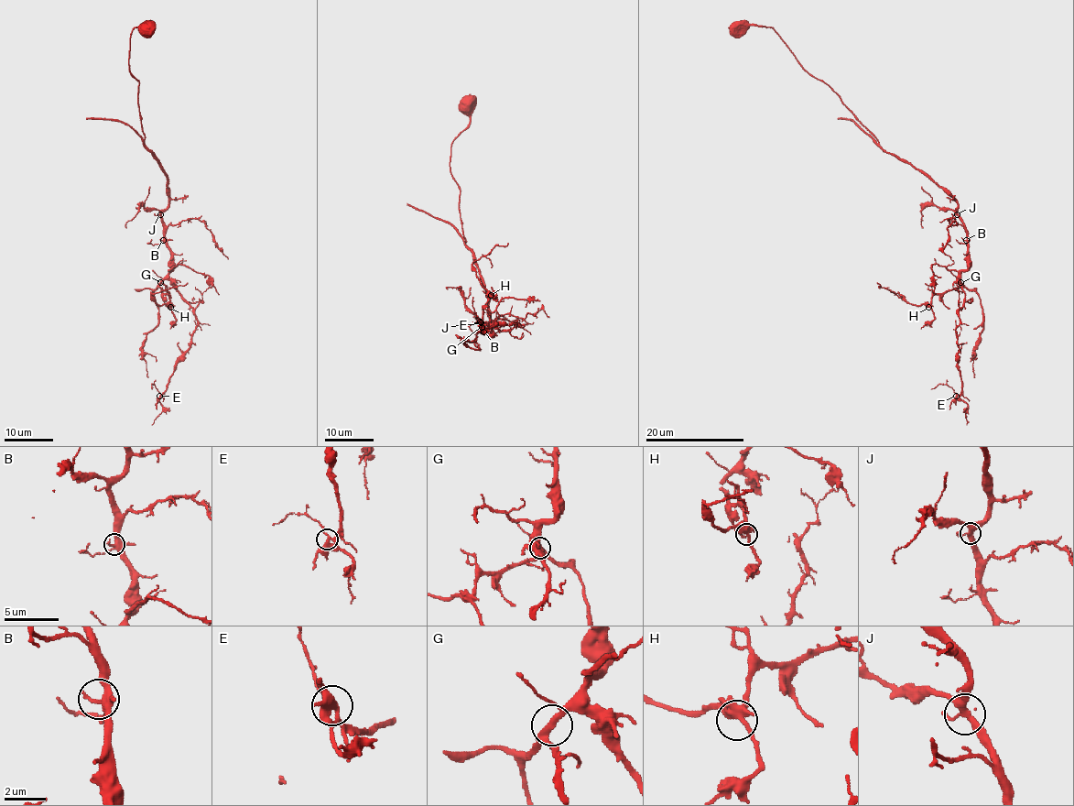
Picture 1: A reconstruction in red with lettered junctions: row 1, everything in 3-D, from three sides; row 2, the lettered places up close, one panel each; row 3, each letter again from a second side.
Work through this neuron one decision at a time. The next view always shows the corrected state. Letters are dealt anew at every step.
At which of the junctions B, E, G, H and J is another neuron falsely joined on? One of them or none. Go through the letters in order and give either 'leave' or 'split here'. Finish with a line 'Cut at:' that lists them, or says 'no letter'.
B: leave
E: leave
G: leave
H: leave
J: leave
Cut at: no letter

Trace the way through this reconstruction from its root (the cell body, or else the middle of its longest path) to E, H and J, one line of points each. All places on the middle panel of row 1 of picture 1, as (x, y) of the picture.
E: (467, 106), (469, 125), (452, 143), (450, 172), (487, 296), (482, 327), (518, 325), (480, 321)
H: (467, 106), (469, 125), (452, 143), (450, 172), (487, 296), (485, 332), (493, 332), (480, 328), (491, 295)
J: (467, 106), (469, 125), (452, 143), (450, 172), (460, 190), (465, 245), (487, 296), (490, 321), (482, 323)

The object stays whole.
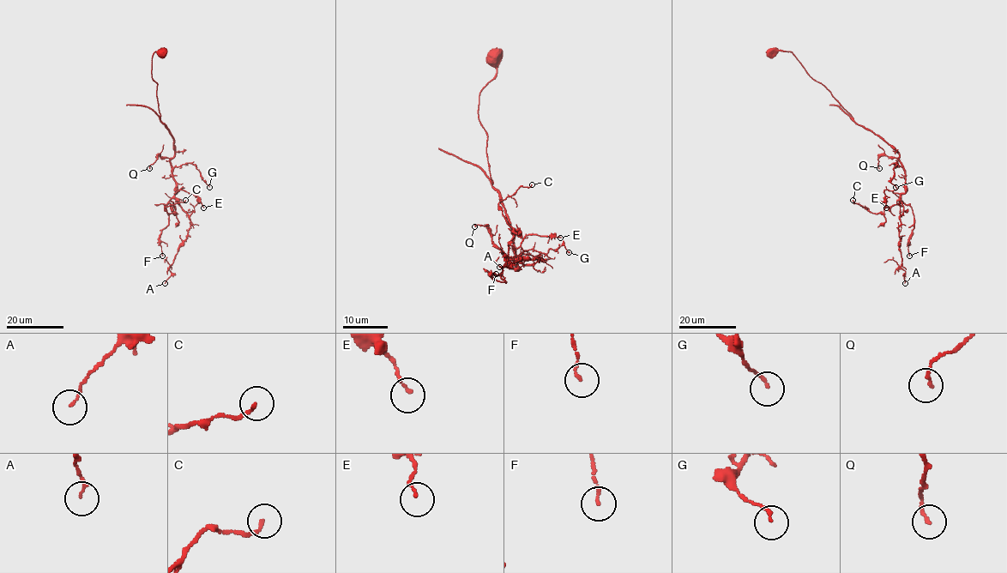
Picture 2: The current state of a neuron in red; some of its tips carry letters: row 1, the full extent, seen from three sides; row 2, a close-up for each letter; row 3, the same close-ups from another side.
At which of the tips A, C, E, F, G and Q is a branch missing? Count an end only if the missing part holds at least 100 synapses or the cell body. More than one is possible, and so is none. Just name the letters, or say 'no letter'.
no letter

